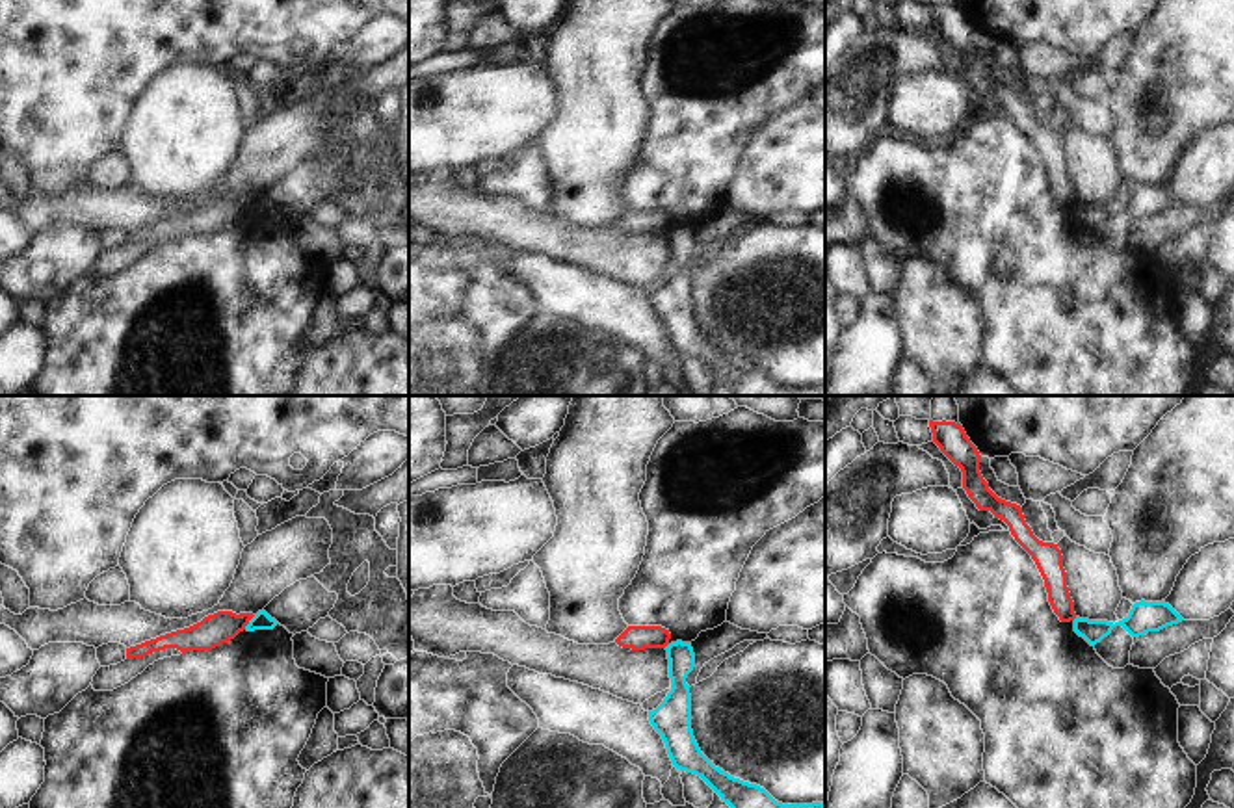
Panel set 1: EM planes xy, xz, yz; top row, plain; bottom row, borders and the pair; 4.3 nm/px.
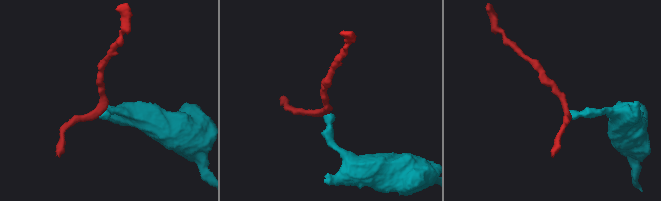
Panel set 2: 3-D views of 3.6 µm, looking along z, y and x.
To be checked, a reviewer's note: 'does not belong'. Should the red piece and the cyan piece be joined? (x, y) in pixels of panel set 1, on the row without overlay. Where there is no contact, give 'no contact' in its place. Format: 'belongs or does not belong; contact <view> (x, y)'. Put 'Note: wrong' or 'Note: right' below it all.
does not belong; contact xy (248, 207)
Note: right

